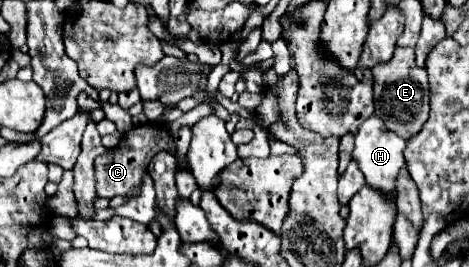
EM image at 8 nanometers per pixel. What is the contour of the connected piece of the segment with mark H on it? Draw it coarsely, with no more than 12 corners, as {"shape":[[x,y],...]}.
{"shape":[[371,116],[353,158],[367,186],[393,198],[405,166],[403,138]]}

